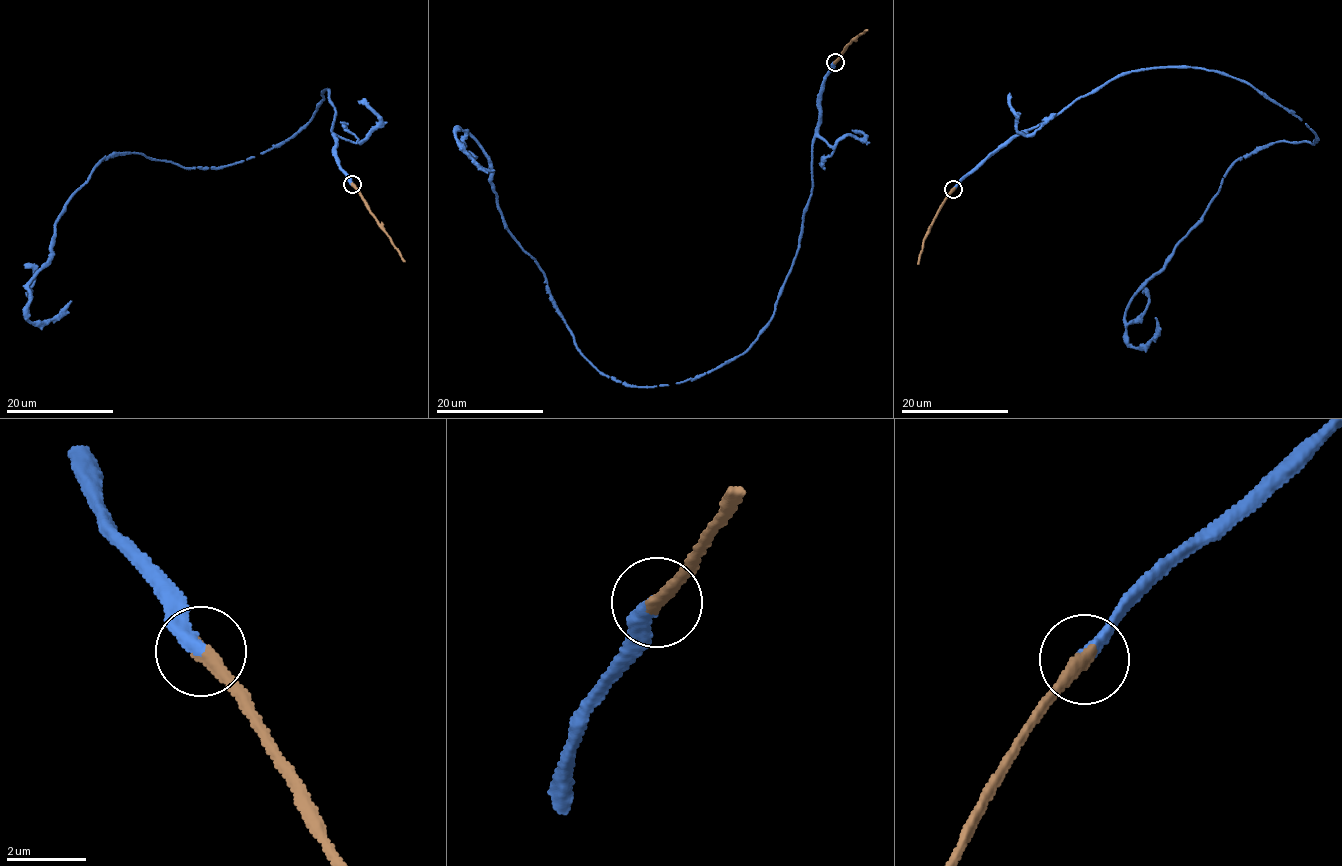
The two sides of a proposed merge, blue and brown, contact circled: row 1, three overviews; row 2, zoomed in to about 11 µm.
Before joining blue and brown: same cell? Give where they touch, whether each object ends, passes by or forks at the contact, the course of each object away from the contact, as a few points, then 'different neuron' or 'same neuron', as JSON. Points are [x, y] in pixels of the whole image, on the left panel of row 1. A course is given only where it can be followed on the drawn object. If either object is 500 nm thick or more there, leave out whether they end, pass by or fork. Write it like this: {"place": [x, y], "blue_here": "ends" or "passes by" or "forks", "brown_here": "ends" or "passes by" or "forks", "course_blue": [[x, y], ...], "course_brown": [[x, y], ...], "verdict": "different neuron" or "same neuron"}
{"place": [352, 184], "blue_here": "ends", "brown_here": "ends", "course_blue": [[352, 185], [327, 88], [297, 133], [229, 165], [103, 158], [55, 225], [27, 317], [71, 301]], "course_brown": [[352, 185], [404, 262]], "verdict": "same neuron"}

